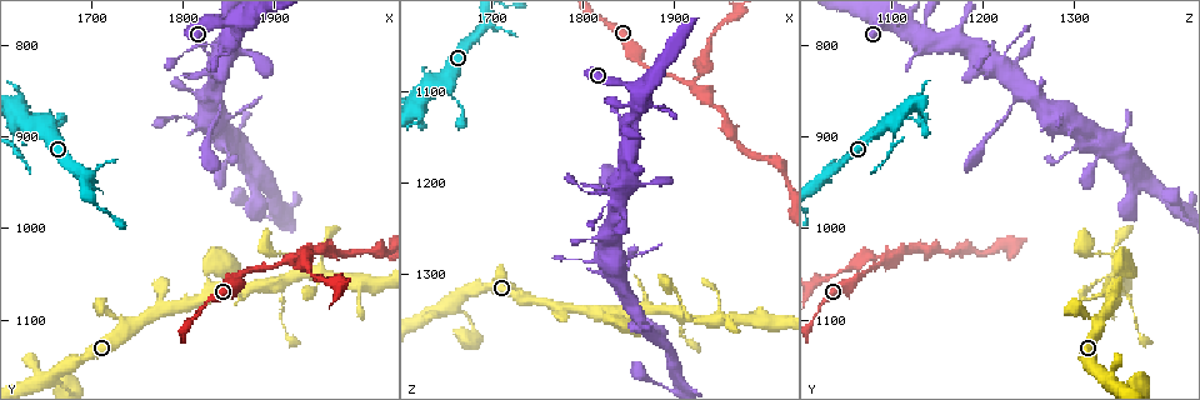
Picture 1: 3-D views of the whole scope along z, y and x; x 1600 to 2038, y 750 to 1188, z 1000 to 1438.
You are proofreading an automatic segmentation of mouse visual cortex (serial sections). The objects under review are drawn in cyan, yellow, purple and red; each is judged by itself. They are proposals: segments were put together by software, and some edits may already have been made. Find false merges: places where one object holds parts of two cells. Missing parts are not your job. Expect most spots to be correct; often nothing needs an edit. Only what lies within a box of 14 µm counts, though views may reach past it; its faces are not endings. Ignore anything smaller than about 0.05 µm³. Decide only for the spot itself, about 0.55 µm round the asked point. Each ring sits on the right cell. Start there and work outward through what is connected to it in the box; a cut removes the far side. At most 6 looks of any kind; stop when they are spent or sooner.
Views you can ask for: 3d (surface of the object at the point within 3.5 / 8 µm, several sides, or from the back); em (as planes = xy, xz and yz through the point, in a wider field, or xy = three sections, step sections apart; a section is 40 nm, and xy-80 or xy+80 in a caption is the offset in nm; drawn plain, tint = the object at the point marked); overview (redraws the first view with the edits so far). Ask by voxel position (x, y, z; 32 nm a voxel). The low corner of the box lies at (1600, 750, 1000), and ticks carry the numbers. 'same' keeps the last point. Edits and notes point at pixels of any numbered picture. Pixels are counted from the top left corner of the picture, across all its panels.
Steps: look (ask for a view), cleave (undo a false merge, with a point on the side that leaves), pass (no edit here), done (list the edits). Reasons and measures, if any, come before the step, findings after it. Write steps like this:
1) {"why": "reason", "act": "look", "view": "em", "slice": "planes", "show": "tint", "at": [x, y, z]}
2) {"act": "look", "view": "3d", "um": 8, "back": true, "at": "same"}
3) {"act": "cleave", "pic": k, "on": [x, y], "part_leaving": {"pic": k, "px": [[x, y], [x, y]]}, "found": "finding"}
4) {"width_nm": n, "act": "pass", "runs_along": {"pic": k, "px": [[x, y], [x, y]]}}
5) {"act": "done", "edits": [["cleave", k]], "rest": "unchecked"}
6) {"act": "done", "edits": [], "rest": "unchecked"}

{"why": "arms part here", "act": "look", "view": "3d", "um": 3.5, "at": [1920, 1030, 1095]}

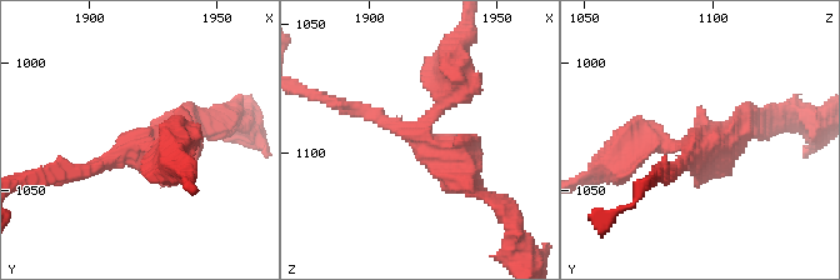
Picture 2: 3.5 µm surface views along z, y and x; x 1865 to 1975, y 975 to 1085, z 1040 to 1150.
{"act": "pass", "runs_along": {"pic": 2, "px": [[340, 106], [409, 131], [470, 183]]}, "found": "continuous, no second cell"}

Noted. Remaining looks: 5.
{"why": "arms part here", "act": "look", "view": "3d", "um": 3.5, "back": true, "at": [1925, 1045, 1350]}

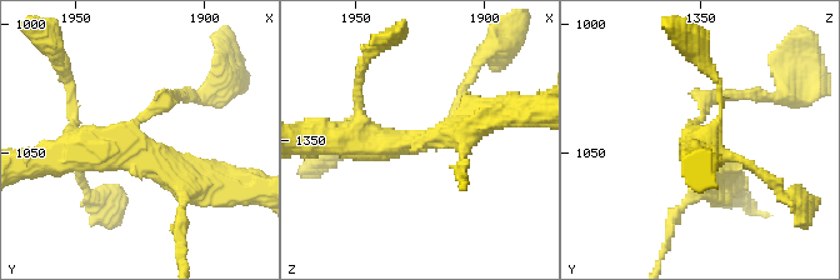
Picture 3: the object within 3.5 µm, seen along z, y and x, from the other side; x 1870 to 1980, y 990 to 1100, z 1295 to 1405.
{"arms": 3, "arm_widths_nm": [150, 300, 450], "act": "look", "view": "em", "slice": "xy", "step": 3, "show": "tint", "at": [1922, 1049, 1350]}

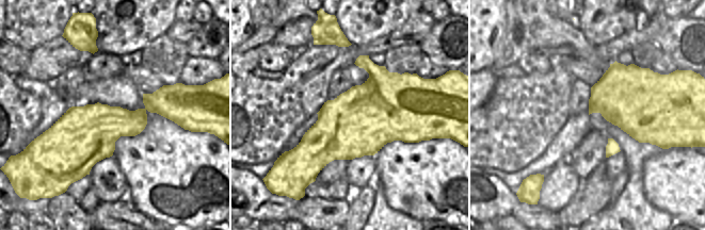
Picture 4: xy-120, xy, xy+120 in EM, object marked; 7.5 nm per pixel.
{"act": "pass", "runs_along": {"pic": 3, "px": [[213, 181], [125, 146], [60, 154]]}, "found": "continuous, no second cell"}

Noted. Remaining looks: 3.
{"act": "look", "view": "3d", "um": 8, "at": [1855, 790, 1160]}

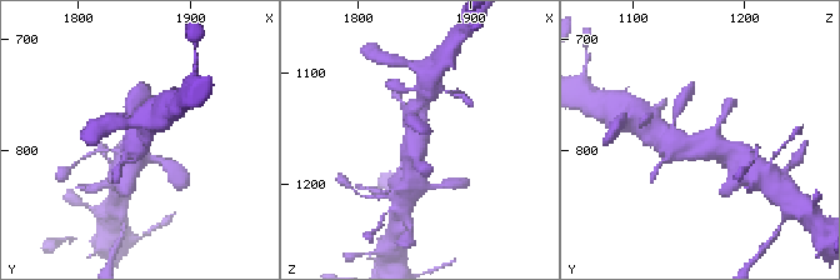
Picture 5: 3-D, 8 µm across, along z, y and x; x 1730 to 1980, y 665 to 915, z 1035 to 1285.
{"act": "look", "view": "em", "slice": "xy", "step": 1, "show": "tint", "at": [1850, 788, 1162]}

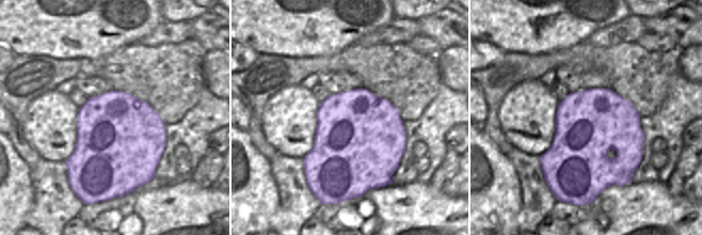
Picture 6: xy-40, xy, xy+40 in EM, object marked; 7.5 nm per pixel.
{"width_nm": 650, "act": "pass", "runs_along": {"pic": 5, "px": [[663, 141], [733, 154]]}, "found": "one cell here"}

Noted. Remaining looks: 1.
{"act": "done", "edits": [], "rest": "unchecked"}

